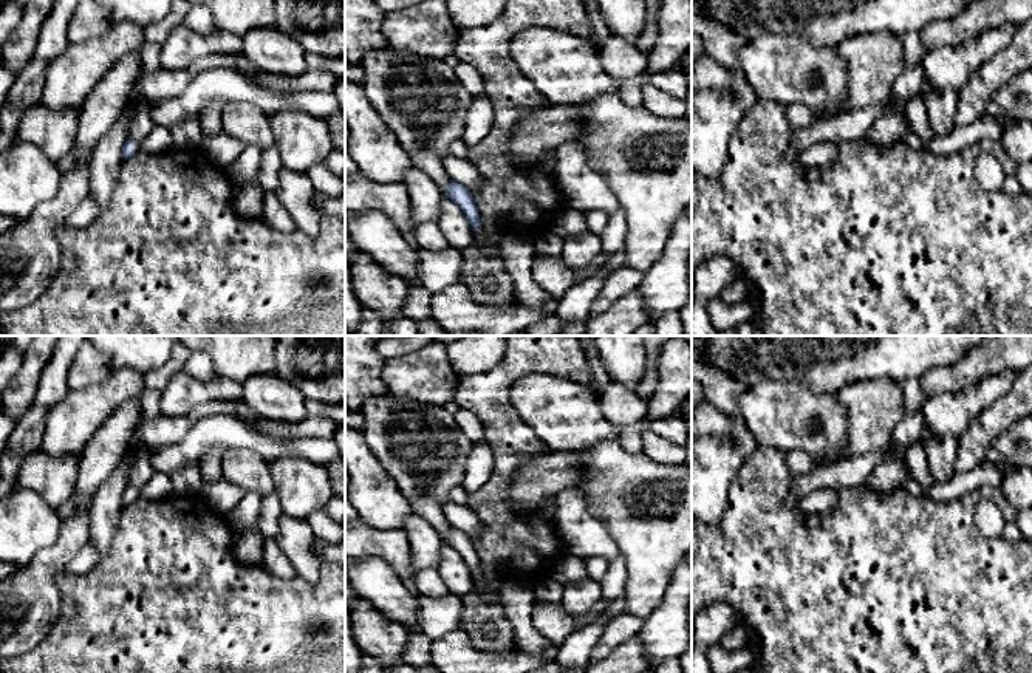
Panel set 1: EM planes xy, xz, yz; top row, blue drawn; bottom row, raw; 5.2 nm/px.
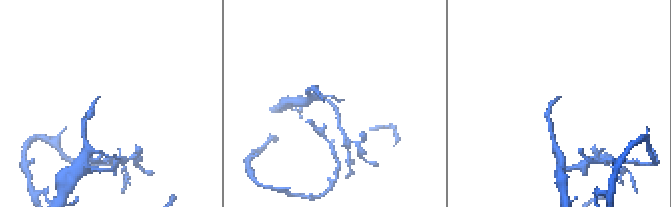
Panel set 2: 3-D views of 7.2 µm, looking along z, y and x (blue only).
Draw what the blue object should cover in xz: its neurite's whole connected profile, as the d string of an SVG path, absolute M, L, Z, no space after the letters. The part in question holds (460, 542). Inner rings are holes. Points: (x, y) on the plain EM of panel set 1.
M450 526L450 532L444 538L444 543L452 546L456 552L461 554L461 557L464 559L464 562L473 577L475 586L478 586L481 591L487 591L487 583L484 580L483 572L480 571L480 559L473 548L472 540L461 531Z

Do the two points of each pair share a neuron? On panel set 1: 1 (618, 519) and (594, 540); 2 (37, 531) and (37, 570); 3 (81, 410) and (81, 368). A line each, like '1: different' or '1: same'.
1: different
2: different
3: different

